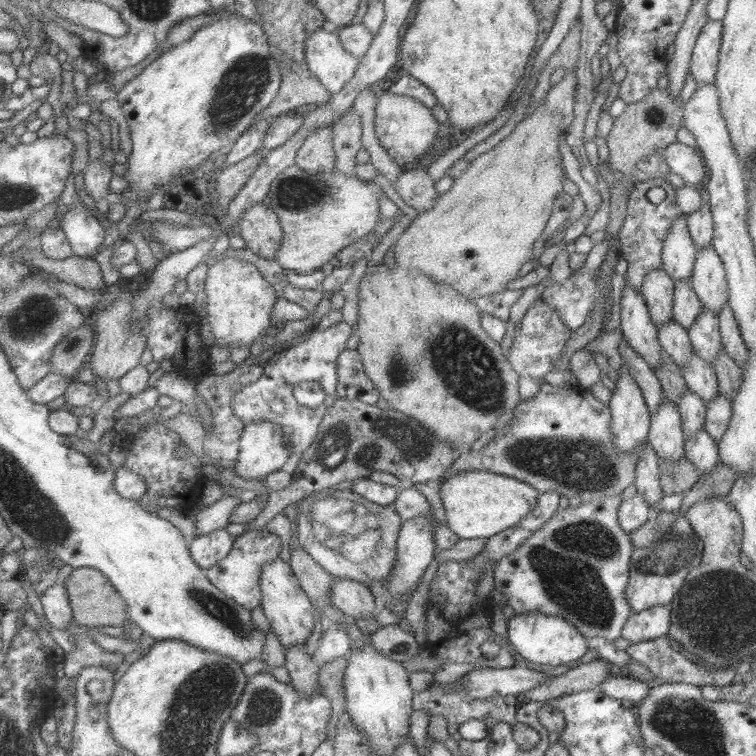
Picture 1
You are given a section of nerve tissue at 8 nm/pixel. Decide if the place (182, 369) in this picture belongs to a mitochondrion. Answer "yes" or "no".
no

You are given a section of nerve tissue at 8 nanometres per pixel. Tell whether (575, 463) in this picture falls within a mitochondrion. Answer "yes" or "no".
yes

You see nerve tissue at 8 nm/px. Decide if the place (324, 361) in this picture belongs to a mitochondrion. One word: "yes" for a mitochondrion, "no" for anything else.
no

